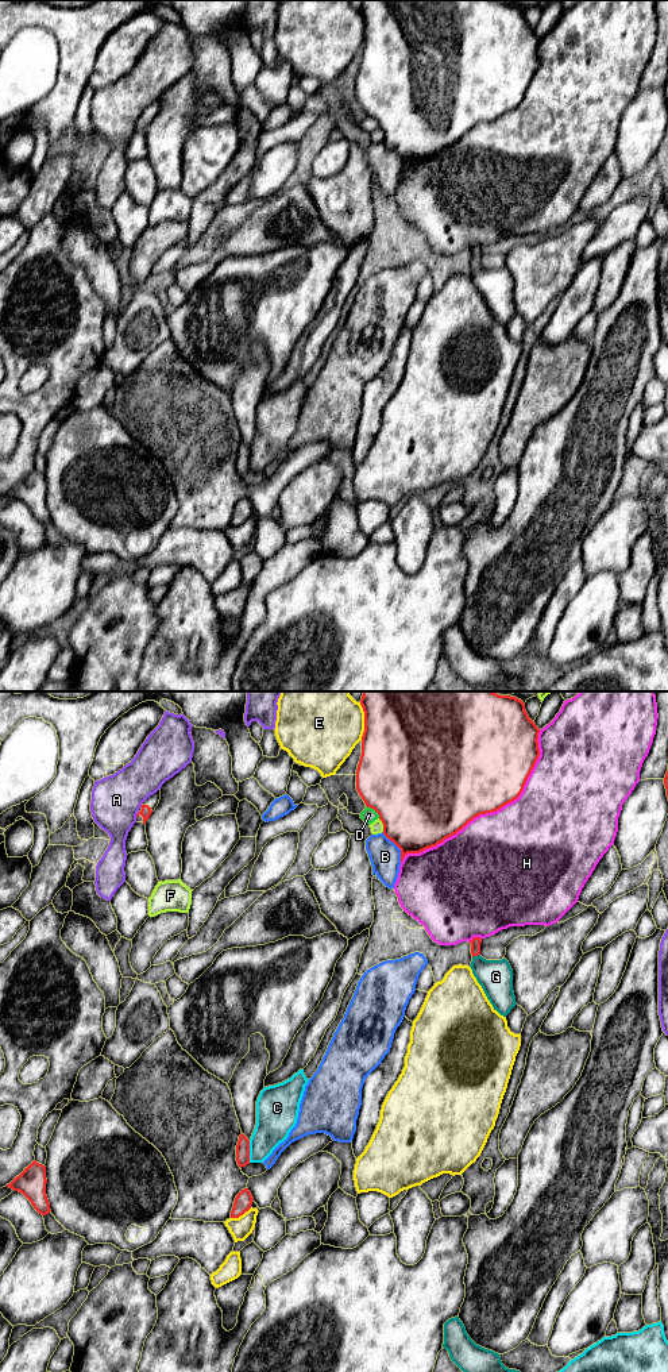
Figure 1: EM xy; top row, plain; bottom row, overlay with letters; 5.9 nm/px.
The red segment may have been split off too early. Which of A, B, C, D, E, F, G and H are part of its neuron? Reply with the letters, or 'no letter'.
G

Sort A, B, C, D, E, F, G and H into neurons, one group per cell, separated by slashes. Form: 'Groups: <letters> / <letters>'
Groups: A / B / C / D / E / F / G / H

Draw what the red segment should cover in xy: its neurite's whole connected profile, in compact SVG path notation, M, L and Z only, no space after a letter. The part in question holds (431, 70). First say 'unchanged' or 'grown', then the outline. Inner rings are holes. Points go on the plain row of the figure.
unchanged; M363 0L360 14L364 20L362 63L356 78L356 99L367 116L379 123L383 143L401 158L401 172L408 162L420 162L456 143L475 126L493 122L520 105L538 65L540 38L529 27L525 12L494 0Z

